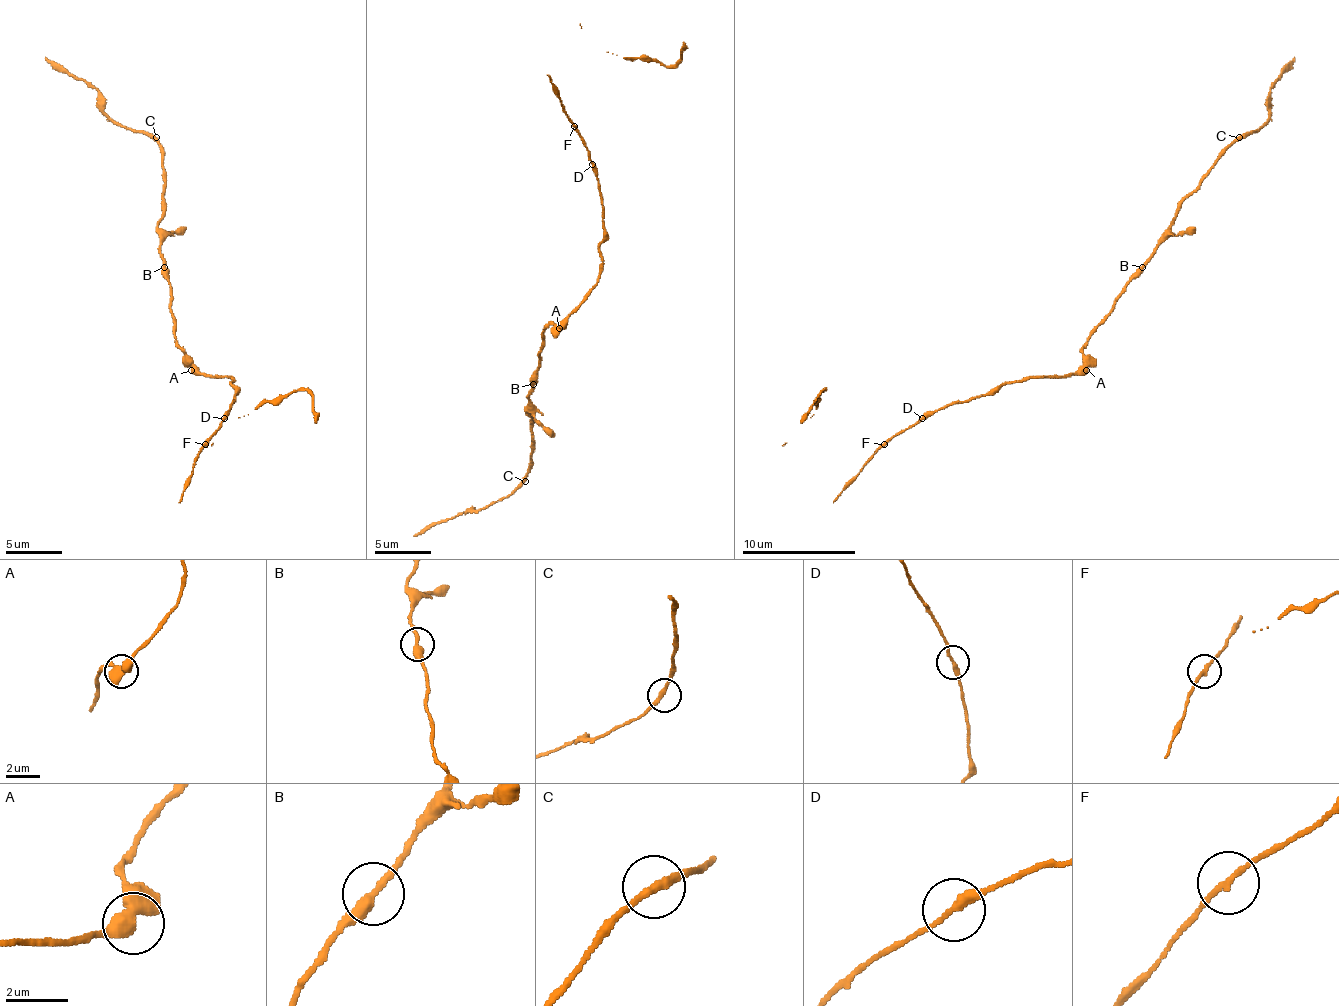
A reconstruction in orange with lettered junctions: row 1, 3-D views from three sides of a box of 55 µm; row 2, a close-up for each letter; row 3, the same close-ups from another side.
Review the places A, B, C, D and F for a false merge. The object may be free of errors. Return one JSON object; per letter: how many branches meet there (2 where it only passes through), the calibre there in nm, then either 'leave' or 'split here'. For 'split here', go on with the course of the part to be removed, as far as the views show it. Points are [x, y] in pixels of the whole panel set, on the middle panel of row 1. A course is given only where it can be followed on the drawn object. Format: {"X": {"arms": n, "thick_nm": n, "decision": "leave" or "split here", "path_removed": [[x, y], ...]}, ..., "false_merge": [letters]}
{"A": {"arms": 2, "thick_nm": 440, "decision": "leave"}, "B": {"arms": 2, "thick_nm": 320, "decision": "leave"}, "C": {"arms": 2, "thick_nm": 240, "decision": "leave"}, "D": {"arms": 2, "thick_nm": 240, "decision": "leave"}, "F": {"arms": 2, "thick_nm": 170, "decision": "leave"}, "false_merge": []}

